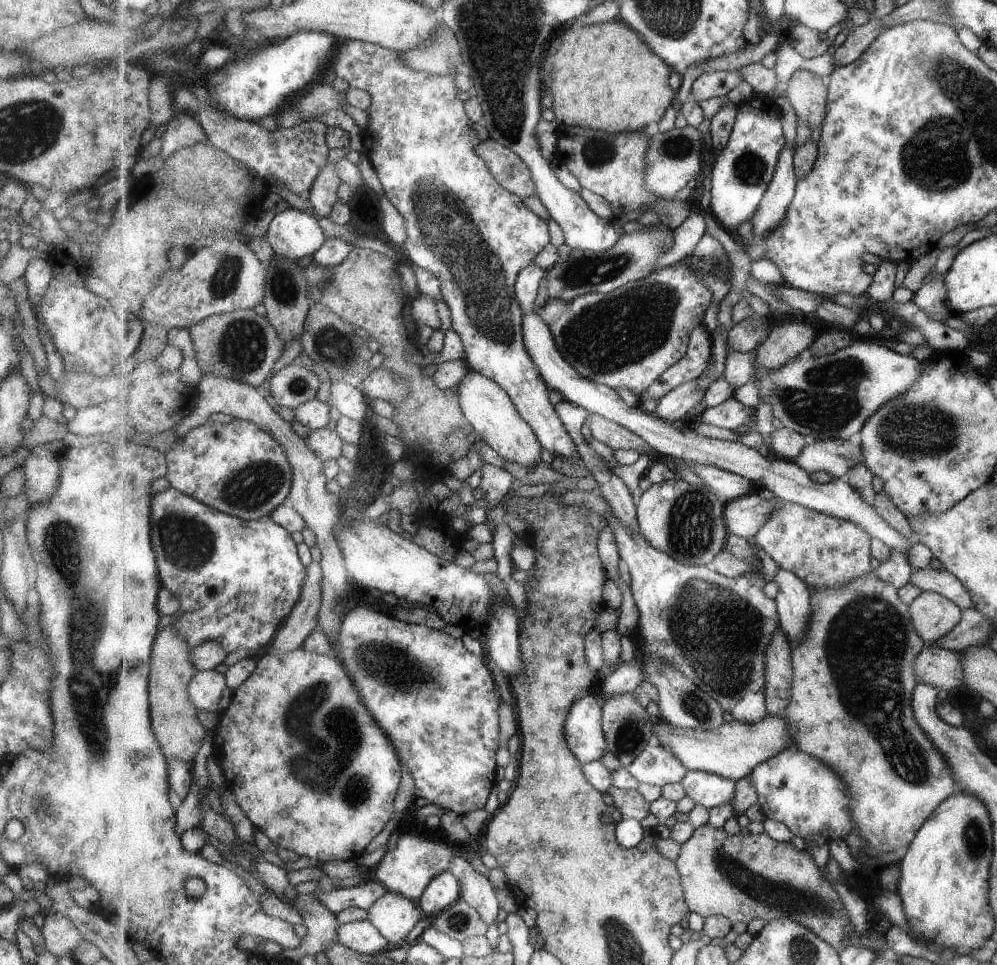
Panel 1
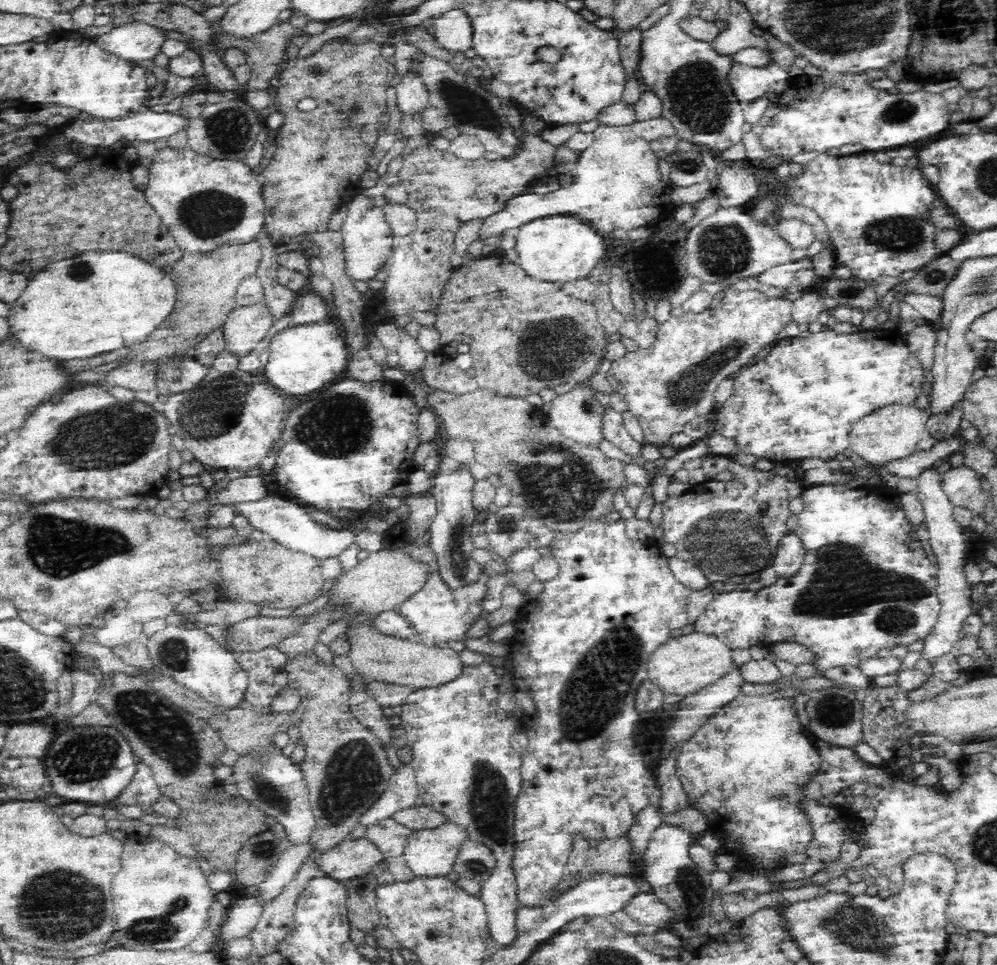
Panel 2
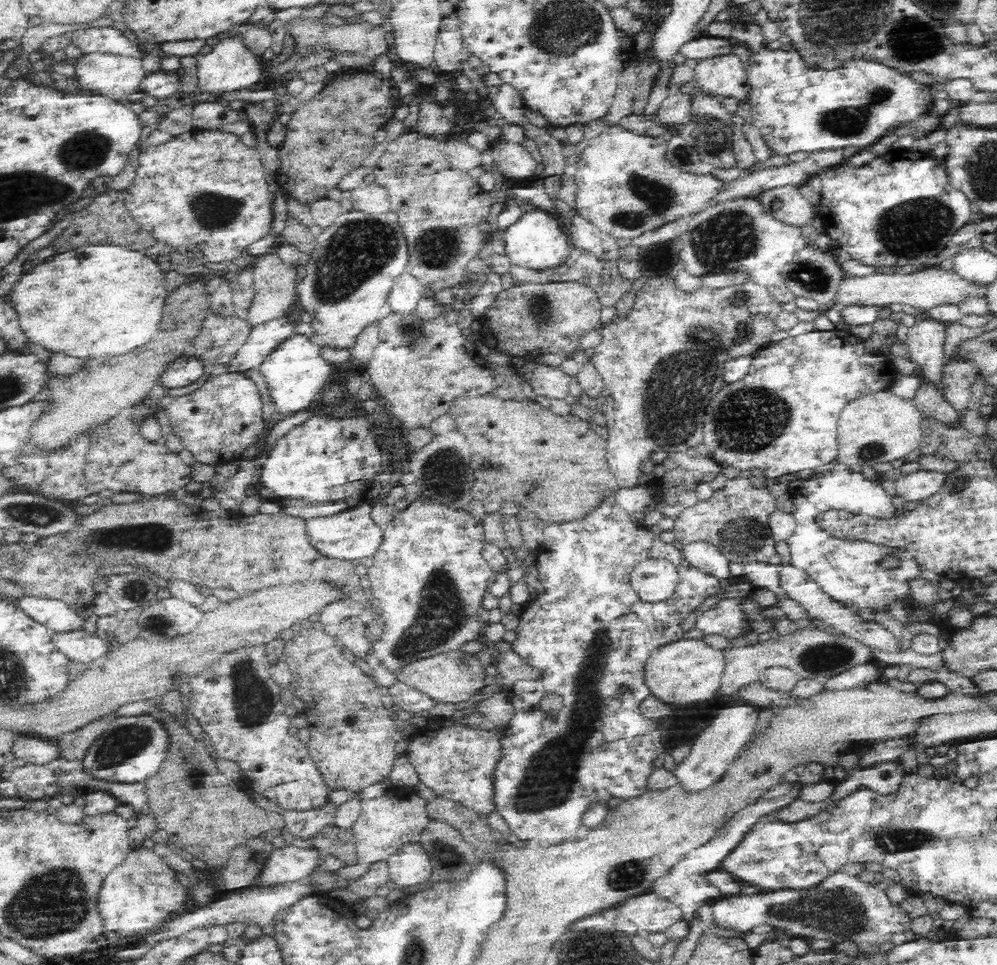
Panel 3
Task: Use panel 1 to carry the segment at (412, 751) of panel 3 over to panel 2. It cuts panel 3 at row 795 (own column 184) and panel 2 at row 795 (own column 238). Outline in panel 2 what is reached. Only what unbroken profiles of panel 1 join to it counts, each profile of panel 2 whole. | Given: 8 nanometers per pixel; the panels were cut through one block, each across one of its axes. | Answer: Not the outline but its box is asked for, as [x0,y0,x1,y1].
[399,658,522,946]

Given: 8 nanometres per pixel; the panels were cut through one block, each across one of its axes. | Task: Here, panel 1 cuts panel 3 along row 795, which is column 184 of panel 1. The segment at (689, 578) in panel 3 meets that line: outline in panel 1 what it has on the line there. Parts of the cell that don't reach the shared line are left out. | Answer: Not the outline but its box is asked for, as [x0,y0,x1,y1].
[151,487,308,652]

